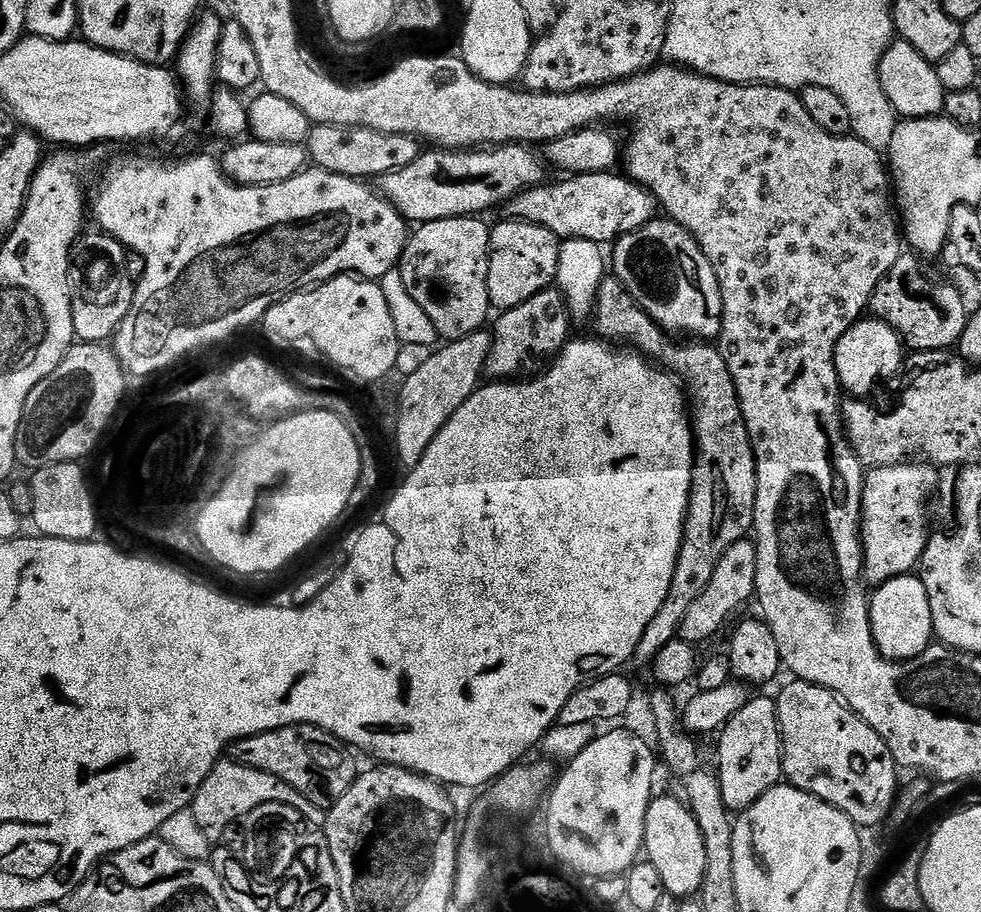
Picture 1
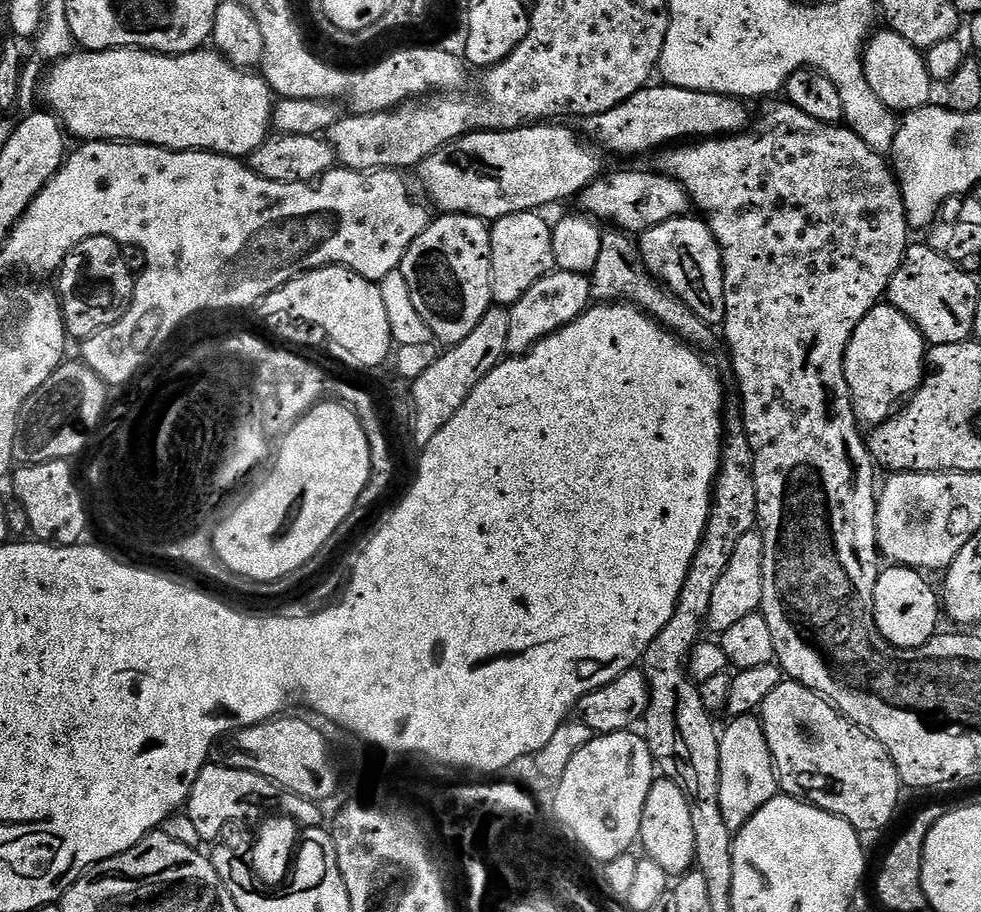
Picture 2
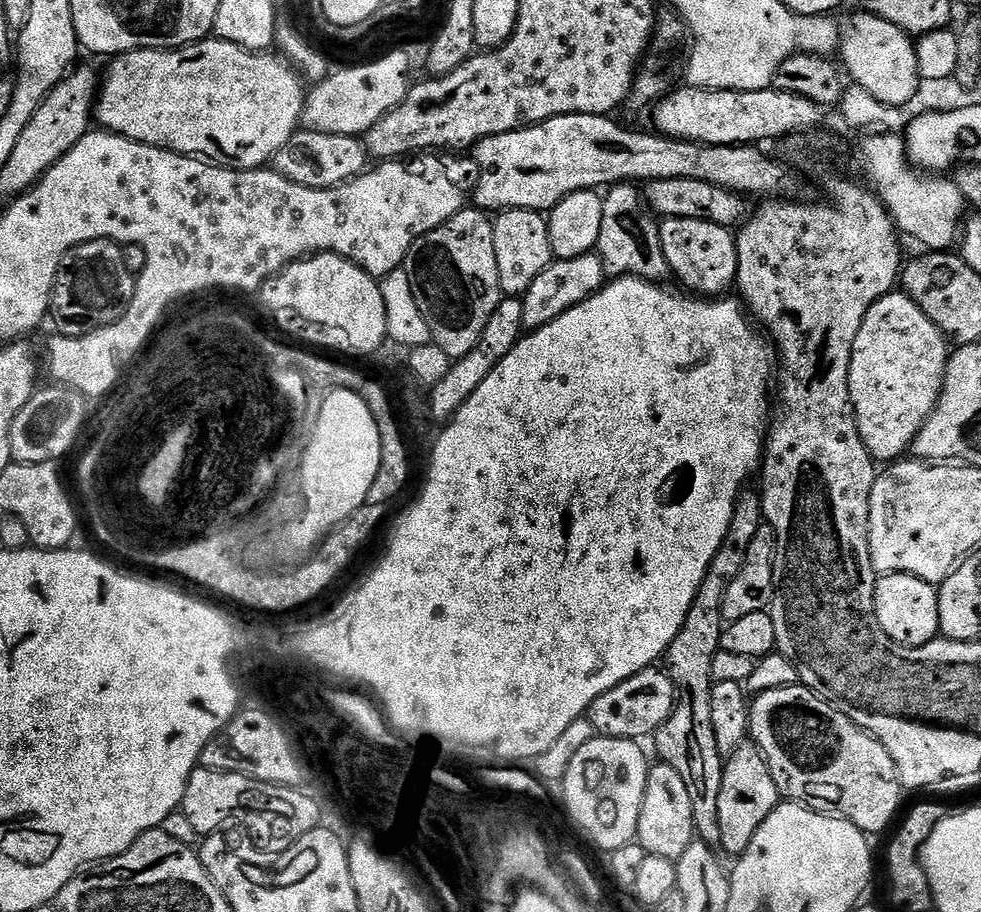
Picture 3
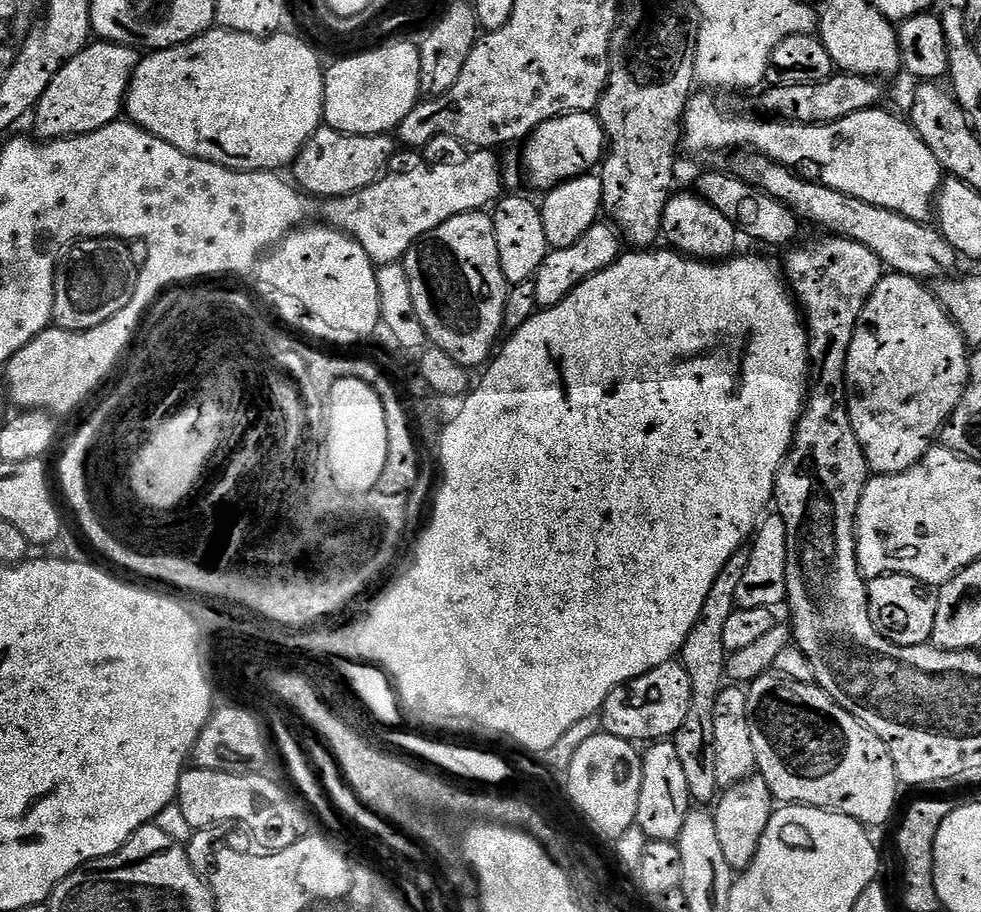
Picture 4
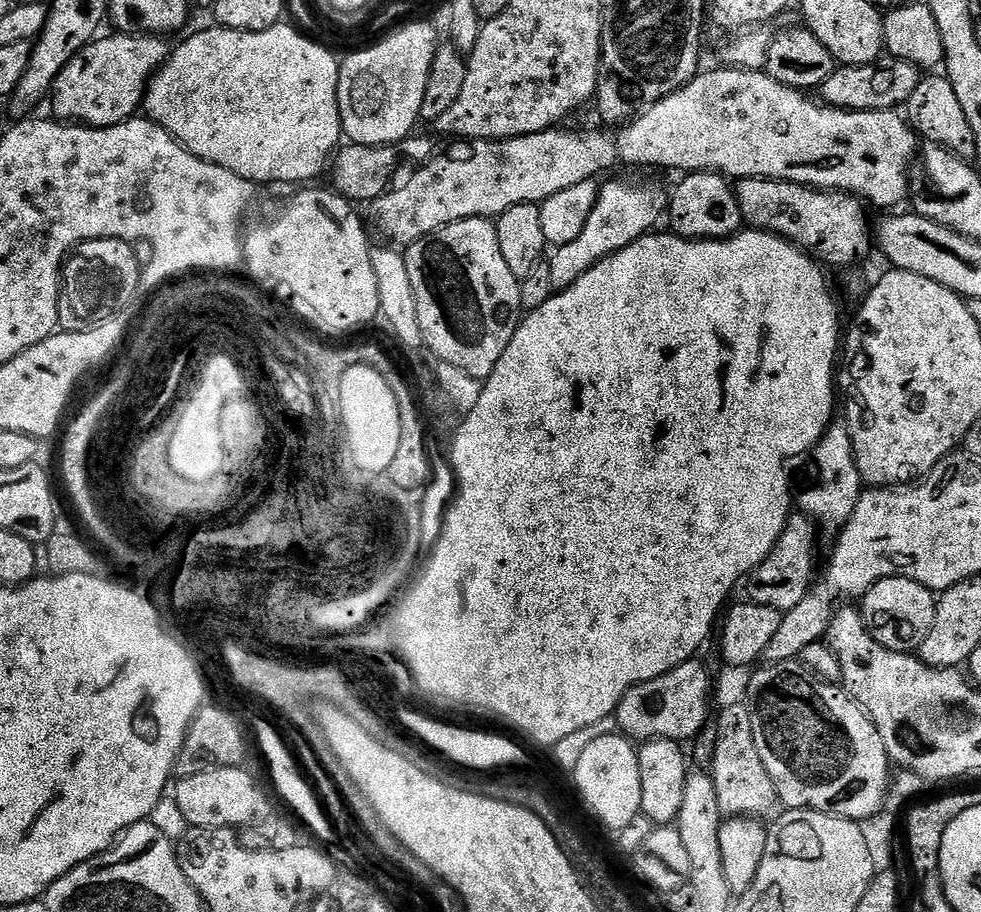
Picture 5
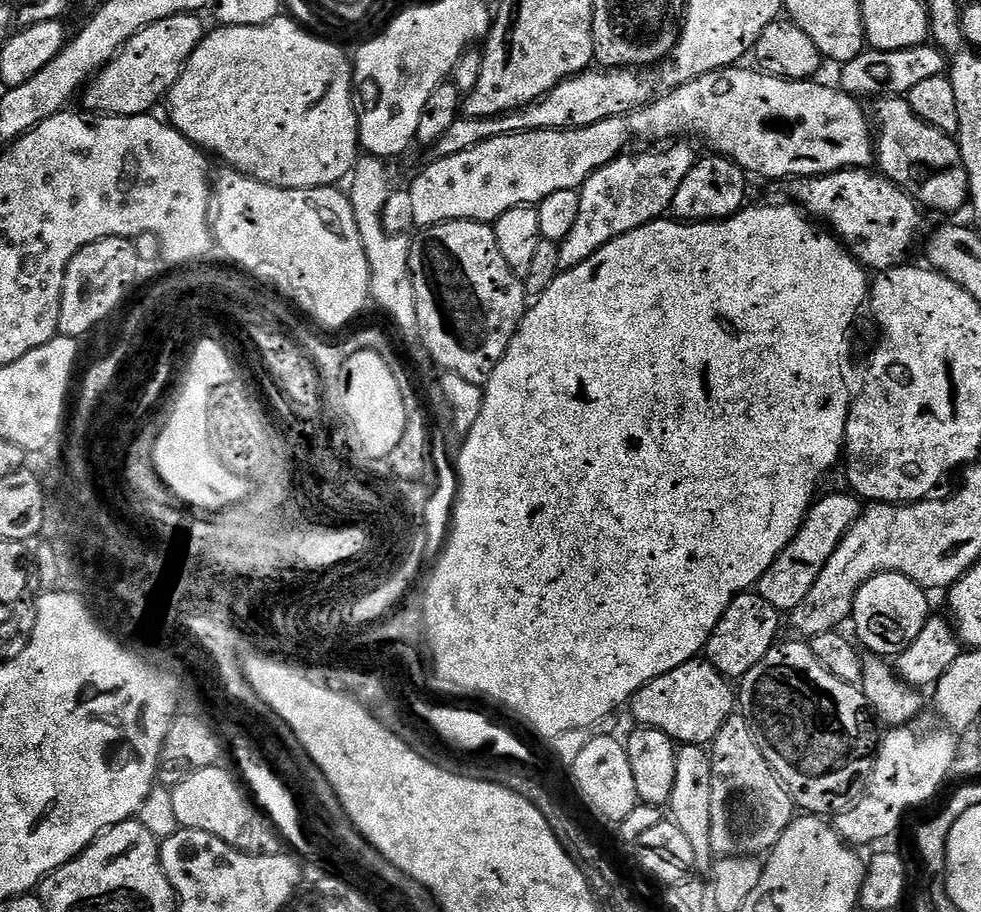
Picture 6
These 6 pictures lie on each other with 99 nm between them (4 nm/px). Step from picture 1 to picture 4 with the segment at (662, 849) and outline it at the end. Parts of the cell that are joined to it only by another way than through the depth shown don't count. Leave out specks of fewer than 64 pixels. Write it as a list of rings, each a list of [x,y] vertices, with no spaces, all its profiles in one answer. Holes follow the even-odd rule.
[[[652,742],[647,745],[648,753],[642,756],[642,790],[638,794],[638,810],[635,827],[642,829],[649,840],[679,841],[684,825],[684,817],[690,811],[690,797],[686,786],[686,774],[682,762],[678,762],[678,750],[672,742]]]

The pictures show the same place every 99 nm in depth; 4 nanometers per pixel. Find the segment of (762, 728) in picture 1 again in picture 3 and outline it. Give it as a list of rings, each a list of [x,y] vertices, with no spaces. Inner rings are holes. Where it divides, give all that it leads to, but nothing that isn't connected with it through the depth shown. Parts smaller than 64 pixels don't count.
[[[741,744],[738,750],[734,750],[731,756],[723,761],[723,766],[722,790],[718,793],[719,847],[725,848],[732,858],[739,858],[746,846],[750,846],[750,838],[758,834],[758,826],[762,826],[762,822],[770,818],[782,797],[778,786],[774,786],[774,778],[770,774],[766,758],[755,744]]]

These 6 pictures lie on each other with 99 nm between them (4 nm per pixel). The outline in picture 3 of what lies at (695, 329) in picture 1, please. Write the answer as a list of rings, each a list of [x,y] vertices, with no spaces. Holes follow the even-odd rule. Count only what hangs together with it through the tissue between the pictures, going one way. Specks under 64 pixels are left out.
[[[694,218],[665,219],[660,224],[660,241],[662,250],[666,254],[671,275],[677,276],[685,284],[689,293],[700,298],[720,298],[725,295],[727,288],[731,289],[736,282],[738,270],[738,250],[736,249],[736,237],[731,231],[714,222],[695,220]]]

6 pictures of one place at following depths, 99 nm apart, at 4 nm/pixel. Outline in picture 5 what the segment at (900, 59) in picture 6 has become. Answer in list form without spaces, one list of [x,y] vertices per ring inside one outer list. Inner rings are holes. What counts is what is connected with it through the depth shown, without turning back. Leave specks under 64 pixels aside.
[[[885,55],[869,64],[845,64],[836,67],[830,78],[820,84],[818,96],[824,104],[848,112],[896,110],[907,105],[910,94],[914,94],[921,78],[921,69],[916,65],[899,60],[897,56]]]

